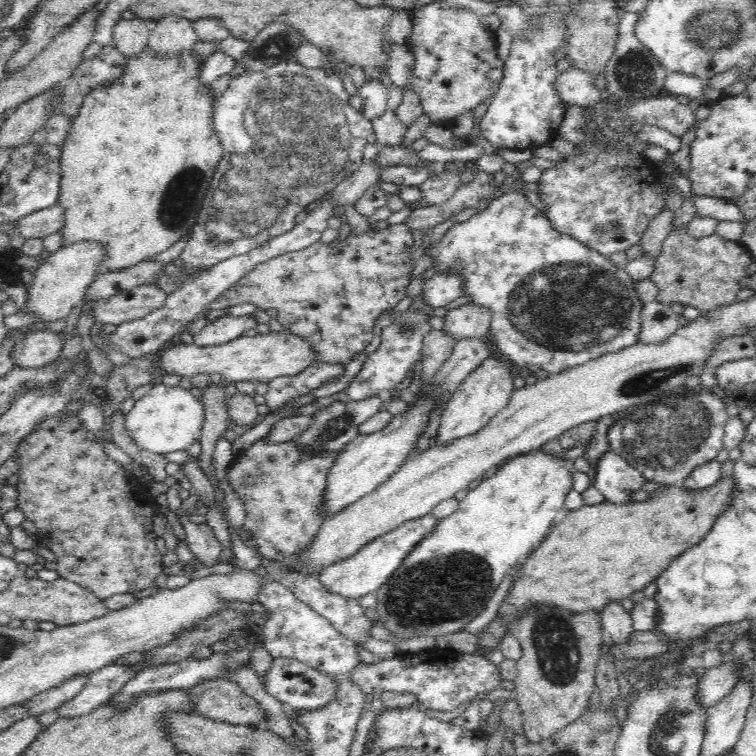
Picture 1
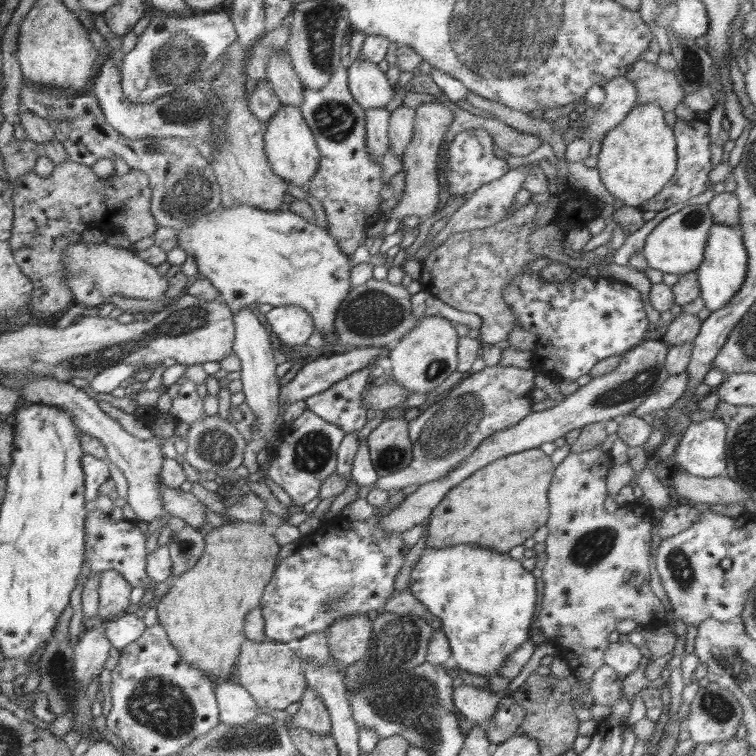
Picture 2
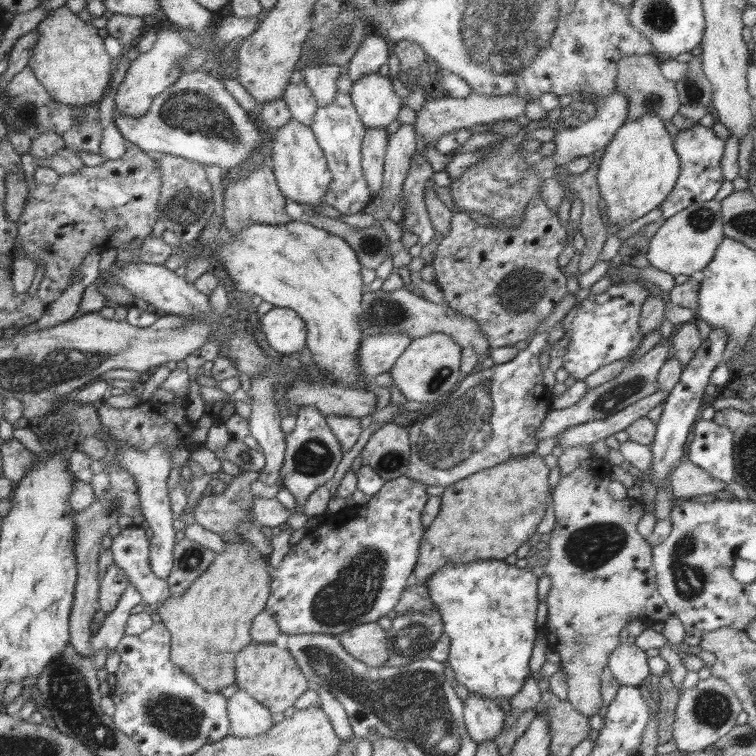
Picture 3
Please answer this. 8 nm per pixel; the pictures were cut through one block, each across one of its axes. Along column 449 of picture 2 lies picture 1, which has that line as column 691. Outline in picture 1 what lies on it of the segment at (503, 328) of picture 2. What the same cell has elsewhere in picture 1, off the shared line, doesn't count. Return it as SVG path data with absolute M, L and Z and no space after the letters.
M679 217L672 220L672 230L663 240L660 254L656 257L655 270L650 276L658 285L655 300L669 307L673 302L694 306L700 315L707 315L736 301L736 294L743 289L739 282L748 276L745 269L754 261L741 242L726 240L716 233L706 238L692 238L684 226Z

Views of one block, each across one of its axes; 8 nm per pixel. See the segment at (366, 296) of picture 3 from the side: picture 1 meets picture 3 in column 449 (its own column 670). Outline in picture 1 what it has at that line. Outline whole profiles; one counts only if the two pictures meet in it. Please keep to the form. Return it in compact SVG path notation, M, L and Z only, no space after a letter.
M654 300L646 303L641 312L642 324L638 342L656 344L664 342L678 329L678 318L672 308Z

